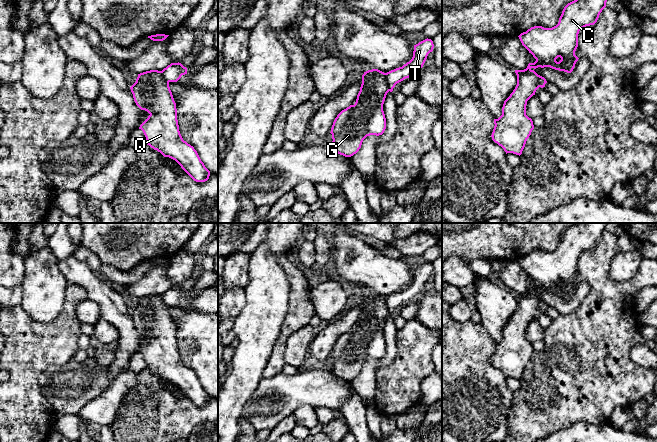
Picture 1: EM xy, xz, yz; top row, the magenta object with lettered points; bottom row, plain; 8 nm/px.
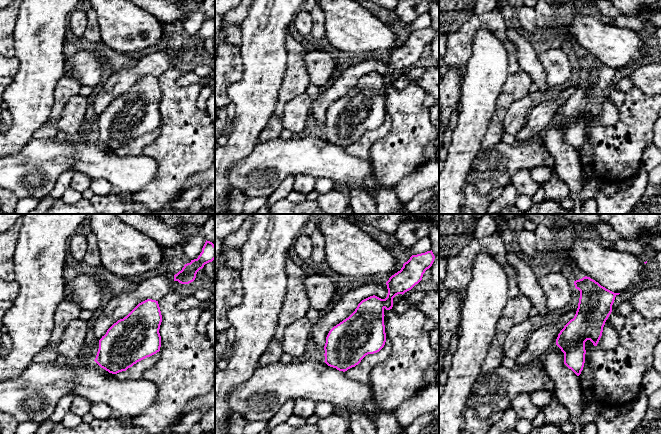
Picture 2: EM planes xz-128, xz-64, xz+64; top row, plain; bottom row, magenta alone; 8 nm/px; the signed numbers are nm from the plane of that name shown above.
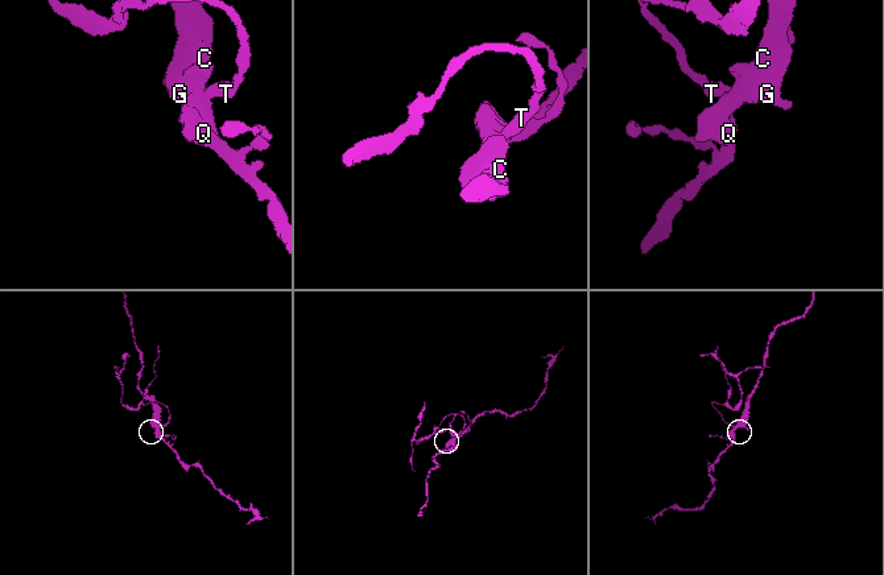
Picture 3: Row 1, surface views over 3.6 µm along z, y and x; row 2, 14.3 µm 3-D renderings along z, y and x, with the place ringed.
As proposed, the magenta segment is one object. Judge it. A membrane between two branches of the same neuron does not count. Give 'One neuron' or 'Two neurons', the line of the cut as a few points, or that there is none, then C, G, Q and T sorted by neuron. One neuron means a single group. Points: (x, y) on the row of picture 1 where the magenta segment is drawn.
Two neurons. Split along xz (385, 73), (389, 90). Groups: C G Q / T

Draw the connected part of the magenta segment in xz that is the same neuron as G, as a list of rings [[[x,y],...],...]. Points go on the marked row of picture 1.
[[[372,69],[362,75],[362,84],[354,105],[342,110],[332,128],[332,148],[345,157],[351,157],[370,135],[382,135],[386,129],[383,104],[389,86],[386,73]]]

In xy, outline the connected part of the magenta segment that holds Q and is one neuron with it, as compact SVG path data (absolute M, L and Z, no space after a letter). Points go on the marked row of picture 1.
M150 70L138 74L130 89L136 105L150 114L139 127L147 145L175 160L194 181L207 181L210 171L180 134L176 103L162 72Z

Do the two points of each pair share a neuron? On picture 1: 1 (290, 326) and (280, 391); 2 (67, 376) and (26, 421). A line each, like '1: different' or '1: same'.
1: different
2: different

